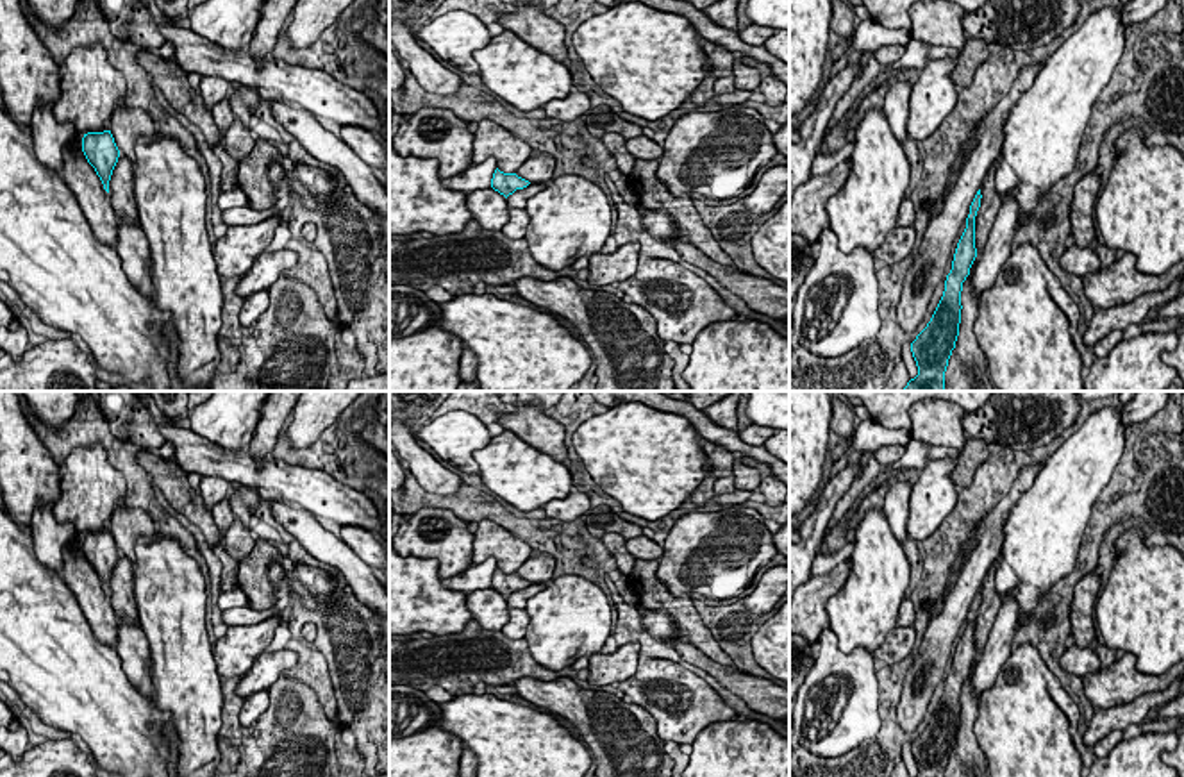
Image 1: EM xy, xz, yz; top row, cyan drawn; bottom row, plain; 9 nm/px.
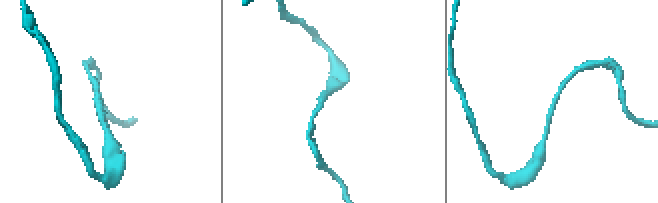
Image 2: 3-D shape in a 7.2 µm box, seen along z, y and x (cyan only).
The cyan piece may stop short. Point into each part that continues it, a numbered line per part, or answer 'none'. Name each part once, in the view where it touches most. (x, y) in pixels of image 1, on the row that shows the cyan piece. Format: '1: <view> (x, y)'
1: yz (990, 202)

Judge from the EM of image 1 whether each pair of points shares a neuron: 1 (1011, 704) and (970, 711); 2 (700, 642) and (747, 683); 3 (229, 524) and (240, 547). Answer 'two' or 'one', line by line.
1: two
2: two
3: one

